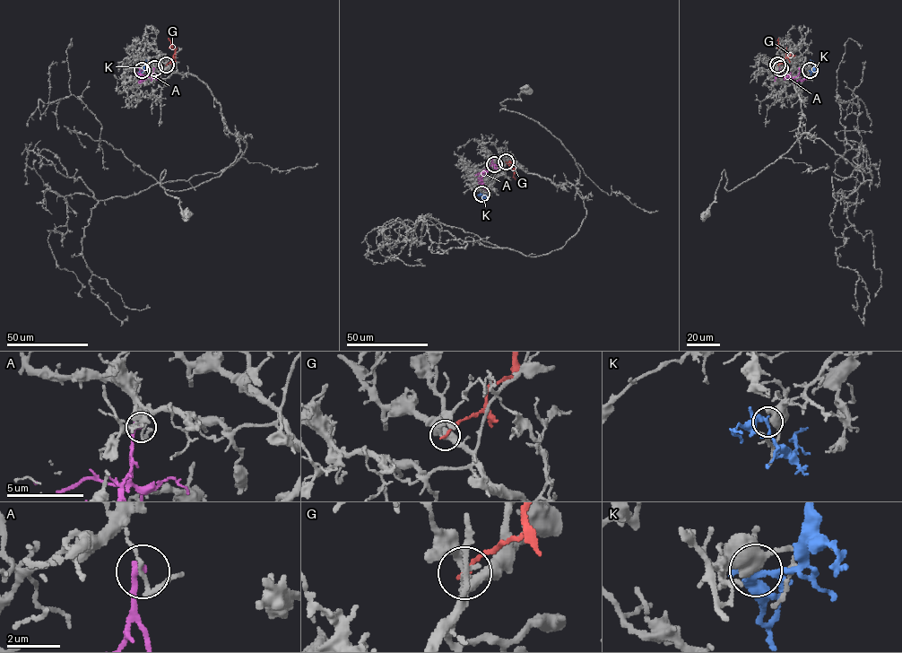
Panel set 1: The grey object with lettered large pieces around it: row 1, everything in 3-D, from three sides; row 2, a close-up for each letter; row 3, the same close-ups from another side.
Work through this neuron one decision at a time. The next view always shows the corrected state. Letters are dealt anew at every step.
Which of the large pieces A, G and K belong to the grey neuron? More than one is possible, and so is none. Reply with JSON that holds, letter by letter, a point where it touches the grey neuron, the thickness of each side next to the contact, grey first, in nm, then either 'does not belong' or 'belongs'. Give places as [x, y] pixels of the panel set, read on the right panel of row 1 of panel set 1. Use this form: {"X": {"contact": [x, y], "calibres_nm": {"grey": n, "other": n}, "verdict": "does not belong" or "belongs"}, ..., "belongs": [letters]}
{"A": {"contact": [780, 68], "calibres_nm": {"grey": 150, "other": 280}, "verdict": "does not belong"}, "G": {"contact": [777, 65], "calibres_nm": {"grey": 240, "other": 170}, "verdict": "does not belong"}, "K": {"contact": [810, 70], "calibres_nm": {"grey": 360, "other": 260}, "verdict": "does not belong"}, "belongs": []}

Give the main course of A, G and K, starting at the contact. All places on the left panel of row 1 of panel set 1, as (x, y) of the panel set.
A: (154, 68), (152, 74), (145, 75), (139, 82), (145, 80)
G: (166, 65), (175, 53), (168, 39)
K: (142, 71), (145, 59)

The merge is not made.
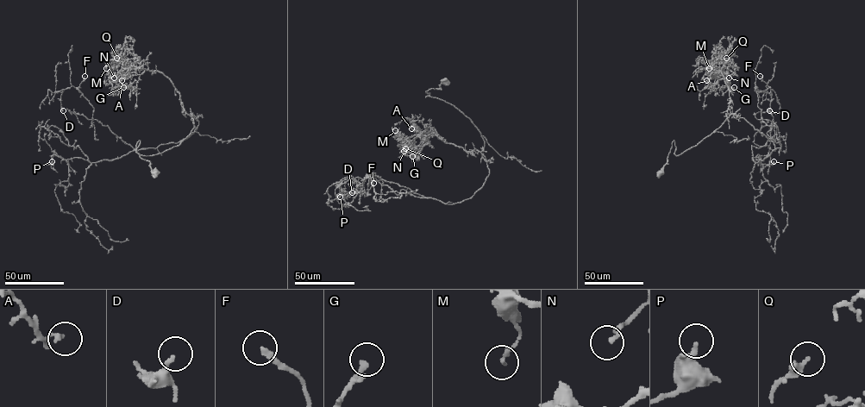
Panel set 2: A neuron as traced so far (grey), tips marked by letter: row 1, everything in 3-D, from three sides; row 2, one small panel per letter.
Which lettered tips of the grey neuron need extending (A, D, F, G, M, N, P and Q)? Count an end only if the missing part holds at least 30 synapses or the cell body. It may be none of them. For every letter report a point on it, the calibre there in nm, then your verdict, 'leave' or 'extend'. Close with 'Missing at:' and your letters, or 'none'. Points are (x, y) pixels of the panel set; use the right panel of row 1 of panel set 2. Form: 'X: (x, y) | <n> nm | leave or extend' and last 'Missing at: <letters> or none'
A: (706, 80) | 120 nm | leave
D: (769, 110) | 200 nm | leave
F: (760, 76) | 200 nm | extend
G: (734, 87) | 200 nm | leave
M: (709, 68) | 160 nm | leave
N: (729, 78) | 170 nm | leave
P: (774, 161) | 200 nm | leave
Q: (726, 58) | 360 nm | leave
Missing at: F

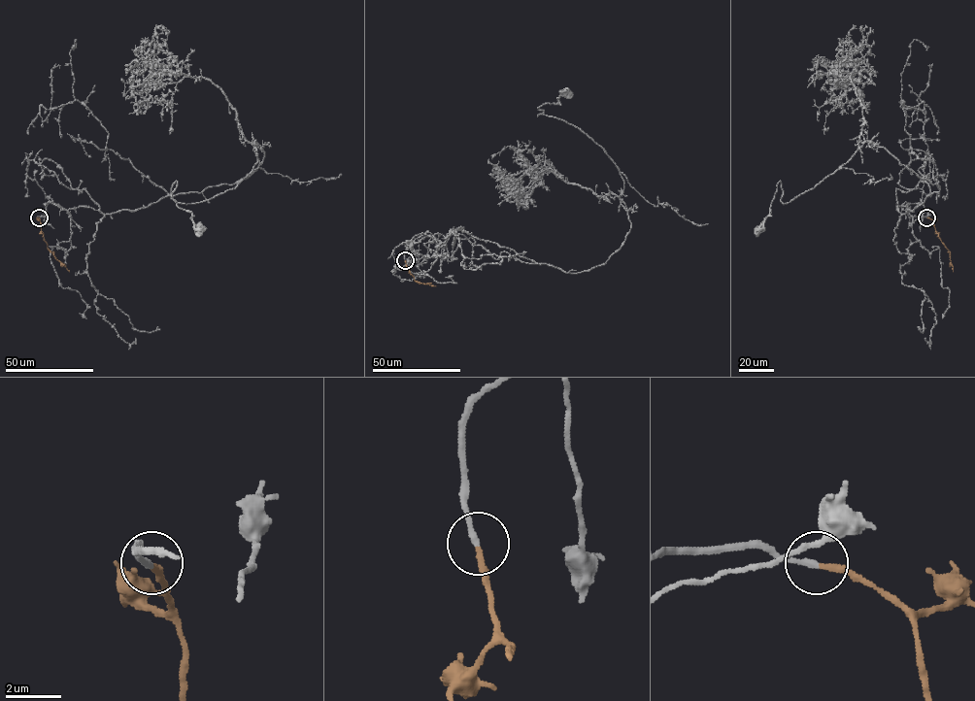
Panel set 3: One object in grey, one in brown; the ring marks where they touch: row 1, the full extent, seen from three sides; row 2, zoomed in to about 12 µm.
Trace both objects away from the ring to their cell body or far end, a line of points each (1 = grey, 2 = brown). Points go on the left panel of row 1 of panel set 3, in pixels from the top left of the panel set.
1: (38, 217), (236, 183), (264, 158), (254, 141), (235, 187), (187, 204), (172, 184), (200, 229)
2: (38, 217), (47, 248), (69, 272)

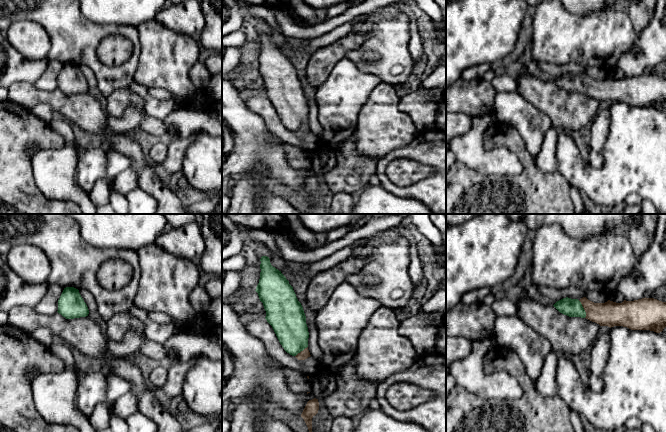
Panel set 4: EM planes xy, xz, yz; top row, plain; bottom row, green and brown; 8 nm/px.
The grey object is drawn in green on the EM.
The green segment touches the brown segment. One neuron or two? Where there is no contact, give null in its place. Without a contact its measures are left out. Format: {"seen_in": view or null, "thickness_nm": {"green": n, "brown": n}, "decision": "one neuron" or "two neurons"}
{"seen_in": "yz", "thickness_nm": {"green": 140, "brown": 200}, "decision": "one neuron"}

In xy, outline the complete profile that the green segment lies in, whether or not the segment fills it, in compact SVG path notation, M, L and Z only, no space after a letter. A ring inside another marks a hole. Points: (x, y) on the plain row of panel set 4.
M74 63L64 64L58 76L57 88L66 95L86 93L89 90L88 83L79 66Z

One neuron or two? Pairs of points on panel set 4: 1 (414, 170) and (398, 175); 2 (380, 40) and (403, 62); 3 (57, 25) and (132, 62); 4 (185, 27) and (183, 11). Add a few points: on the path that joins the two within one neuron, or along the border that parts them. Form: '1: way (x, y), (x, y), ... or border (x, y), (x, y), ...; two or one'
1: way (410, 171), (402, 172); one
2: way (386, 45), (397, 56); one
3: way (76, 41), (103, 71), (113, 71); one
4: way (185, 23), (183, 15); one

